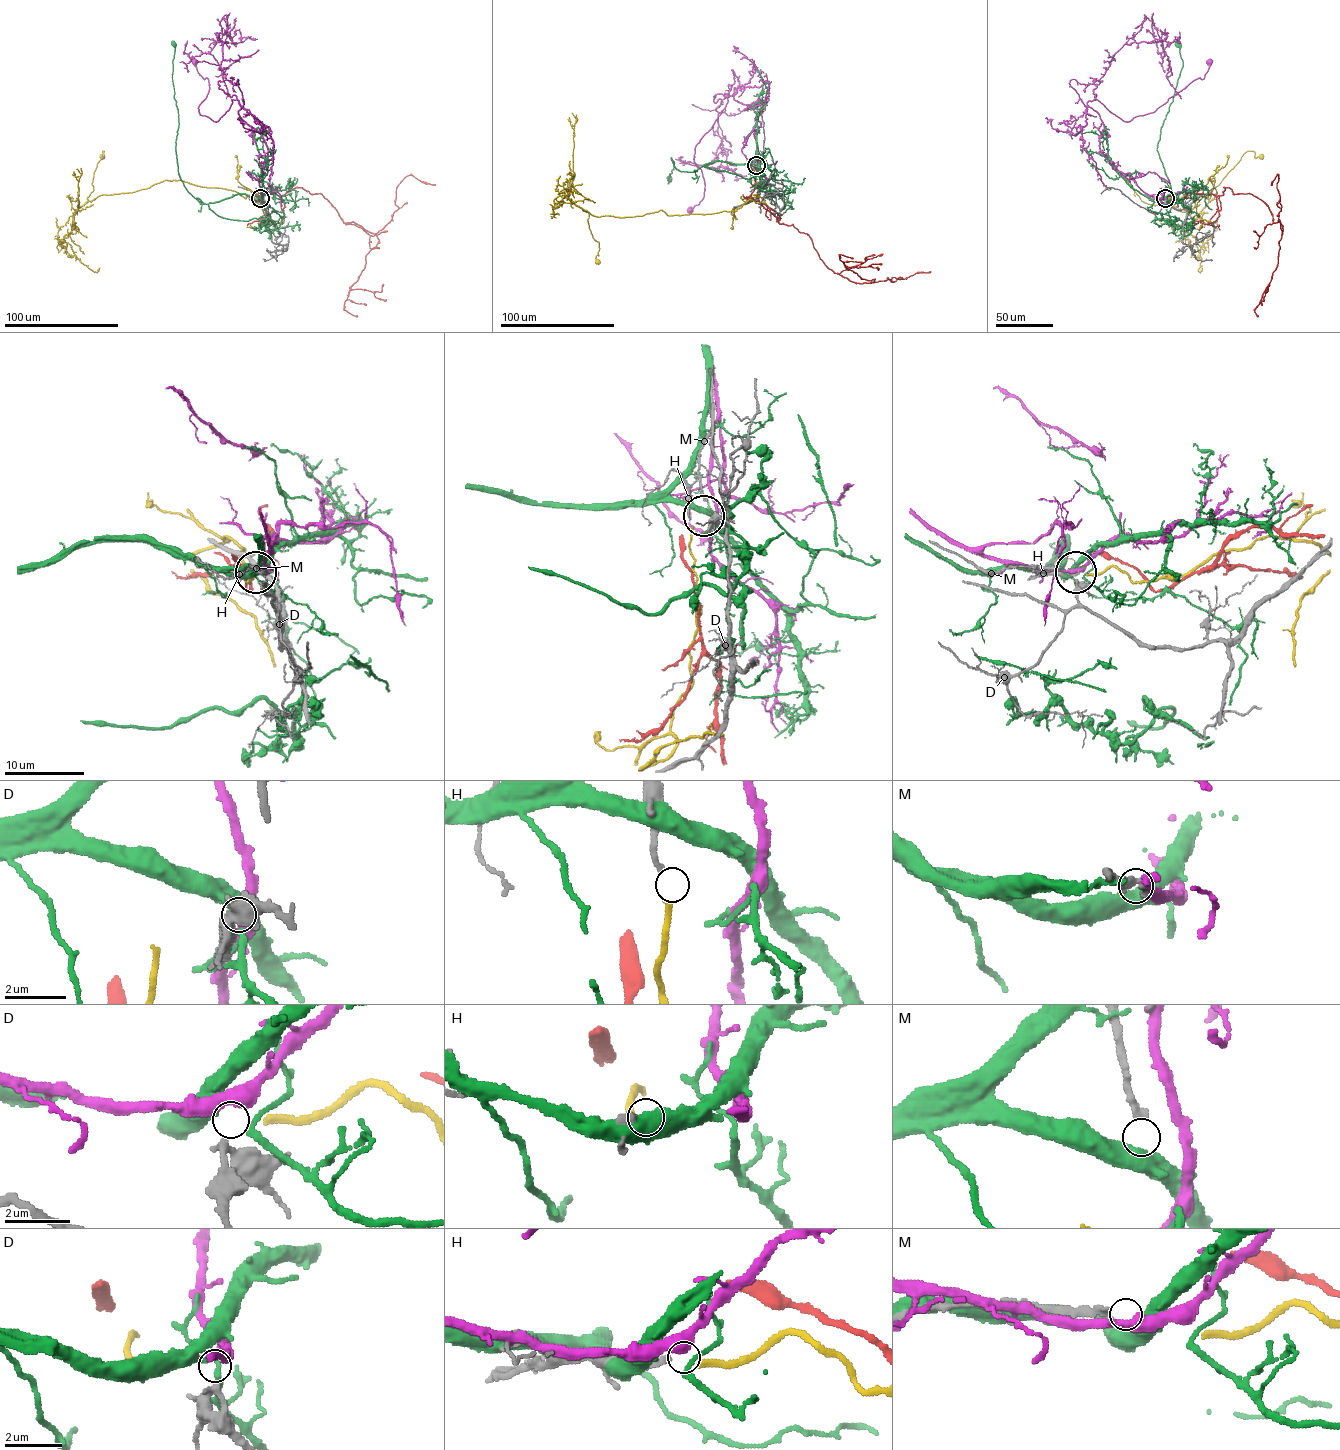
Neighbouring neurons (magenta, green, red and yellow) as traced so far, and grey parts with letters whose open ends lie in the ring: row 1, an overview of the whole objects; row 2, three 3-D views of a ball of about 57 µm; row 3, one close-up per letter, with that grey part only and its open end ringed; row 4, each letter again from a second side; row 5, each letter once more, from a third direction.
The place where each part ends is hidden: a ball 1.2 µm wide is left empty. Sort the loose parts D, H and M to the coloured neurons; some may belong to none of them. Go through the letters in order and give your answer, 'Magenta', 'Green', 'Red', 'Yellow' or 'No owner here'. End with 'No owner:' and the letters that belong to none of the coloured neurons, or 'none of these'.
D: No owner here
H: No owner here
M: No owner here
No owner: D, H, M

